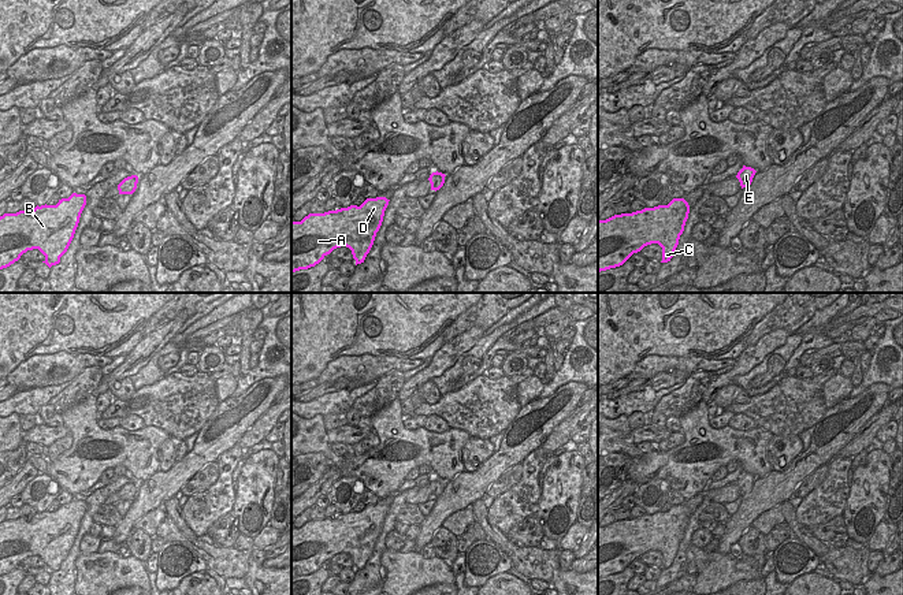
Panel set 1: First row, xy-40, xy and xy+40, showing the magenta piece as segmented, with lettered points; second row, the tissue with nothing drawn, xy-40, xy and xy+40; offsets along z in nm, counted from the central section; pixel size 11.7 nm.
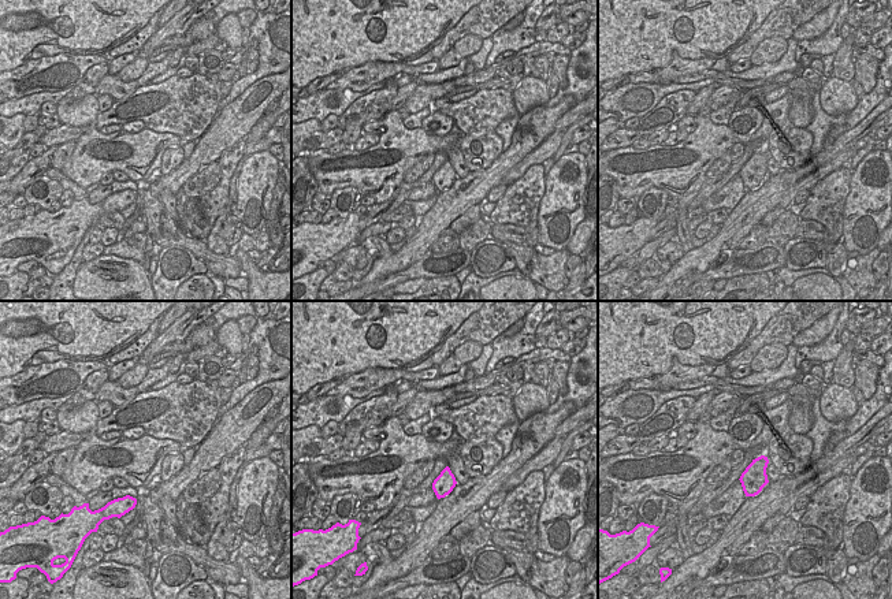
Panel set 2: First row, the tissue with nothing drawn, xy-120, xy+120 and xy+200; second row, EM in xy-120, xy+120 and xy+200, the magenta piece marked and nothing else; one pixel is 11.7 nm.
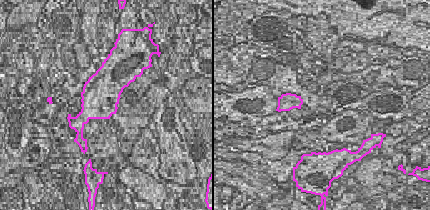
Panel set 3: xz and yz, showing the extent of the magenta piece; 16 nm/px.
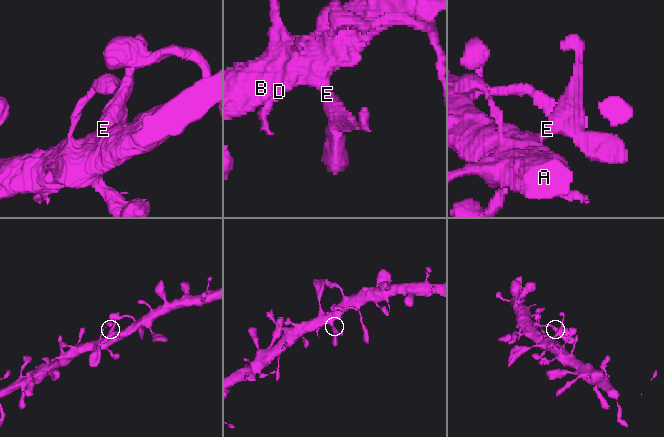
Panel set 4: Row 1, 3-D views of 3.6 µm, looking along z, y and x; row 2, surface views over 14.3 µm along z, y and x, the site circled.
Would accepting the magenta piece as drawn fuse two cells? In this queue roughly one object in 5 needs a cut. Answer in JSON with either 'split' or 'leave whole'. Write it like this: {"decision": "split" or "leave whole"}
{"decision": "leave whole"}

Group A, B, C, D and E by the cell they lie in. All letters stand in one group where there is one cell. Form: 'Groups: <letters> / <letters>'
Groups: A B C D E

